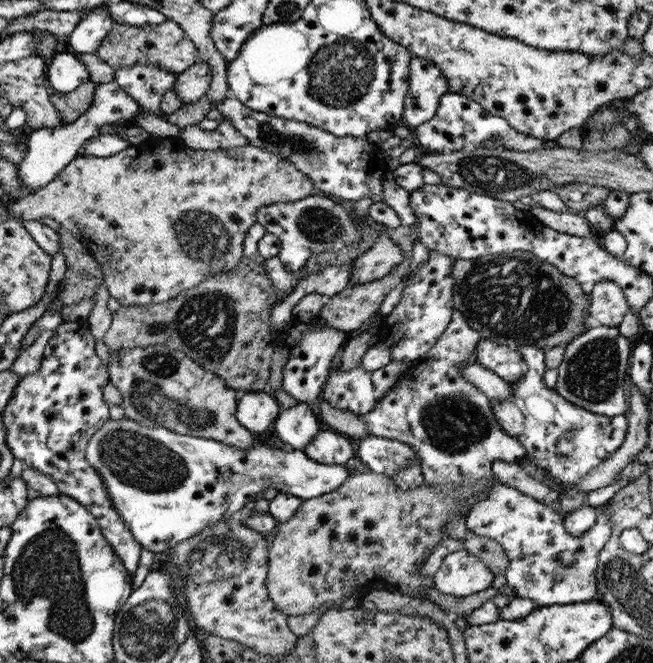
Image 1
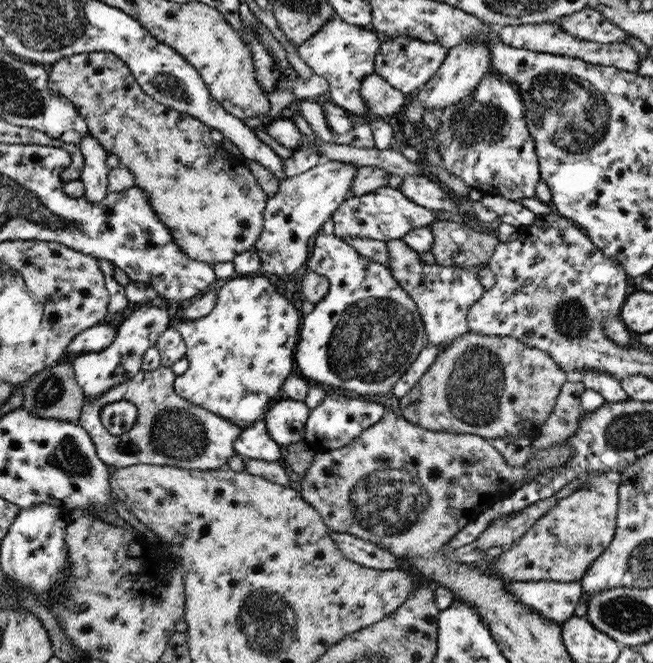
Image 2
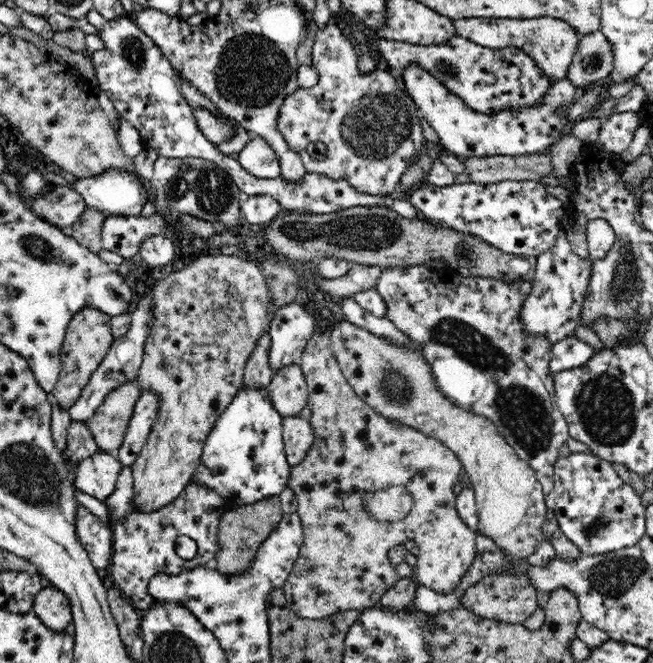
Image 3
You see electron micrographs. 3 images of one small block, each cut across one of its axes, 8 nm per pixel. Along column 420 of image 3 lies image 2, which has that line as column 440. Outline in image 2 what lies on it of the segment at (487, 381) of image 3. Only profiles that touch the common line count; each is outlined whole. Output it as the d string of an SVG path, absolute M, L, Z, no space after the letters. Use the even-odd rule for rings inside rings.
M402 239L388 240L386 244L391 256L388 268L399 285L414 299L425 326L427 344L438 346L441 350L448 348L454 340L469 331L468 311L484 294L485 288L480 284L478 275L481 265L458 268L423 264L419 253Z

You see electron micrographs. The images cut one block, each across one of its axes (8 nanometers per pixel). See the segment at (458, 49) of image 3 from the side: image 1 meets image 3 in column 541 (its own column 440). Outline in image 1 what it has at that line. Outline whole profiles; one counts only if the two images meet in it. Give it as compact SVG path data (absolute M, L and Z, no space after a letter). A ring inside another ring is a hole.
M413 55L409 64L409 86L403 101L402 123L414 130L432 119L442 96L449 91L448 79L436 63Z

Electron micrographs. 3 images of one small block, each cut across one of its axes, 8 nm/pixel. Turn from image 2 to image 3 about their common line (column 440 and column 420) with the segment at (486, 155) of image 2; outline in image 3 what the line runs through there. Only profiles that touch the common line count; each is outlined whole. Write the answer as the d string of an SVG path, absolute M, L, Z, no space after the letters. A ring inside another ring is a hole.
M329 22L324 28L320 28L320 30L316 32L314 45L312 47L311 62L313 67L318 71L319 80L317 86L314 86L313 88L298 88L296 92L288 96L278 109L276 126L279 128L284 140L288 143L288 146L300 155L300 158L303 160L304 168L310 174L313 172L314 174L324 174L332 180L347 180L352 188L355 188L362 194L372 194L374 196L396 195L399 193L400 177L406 172L406 168L410 168L412 164L416 164L418 158L420 158L420 154L426 153L425 142L427 141L427 138L422 134L422 123L420 122L423 115L419 111L418 105L414 103L414 100L407 94L407 92L404 92L404 90L398 86L396 78L394 78L392 74L381 69L362 73L362 71L358 69L356 58L357 56L356 51L354 51L354 46L343 36L342 32L338 29L338 26Z

